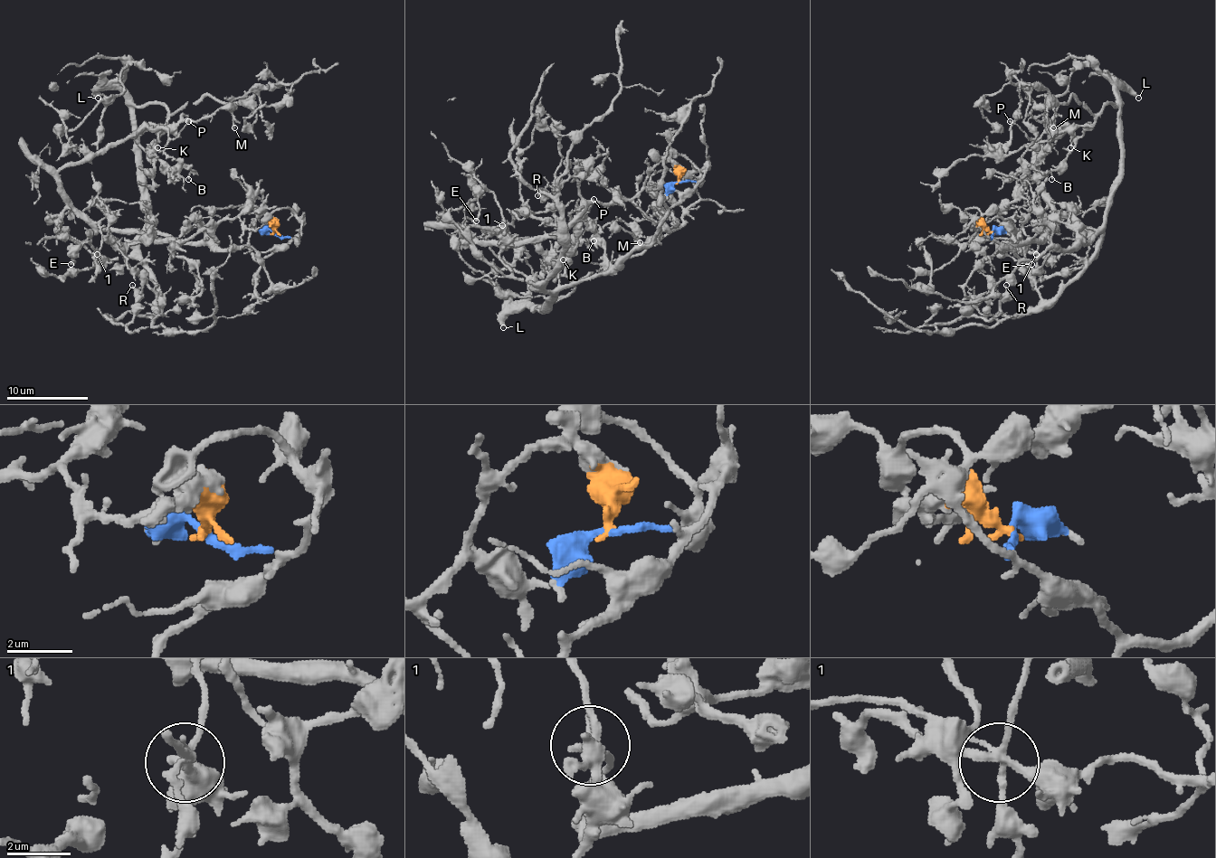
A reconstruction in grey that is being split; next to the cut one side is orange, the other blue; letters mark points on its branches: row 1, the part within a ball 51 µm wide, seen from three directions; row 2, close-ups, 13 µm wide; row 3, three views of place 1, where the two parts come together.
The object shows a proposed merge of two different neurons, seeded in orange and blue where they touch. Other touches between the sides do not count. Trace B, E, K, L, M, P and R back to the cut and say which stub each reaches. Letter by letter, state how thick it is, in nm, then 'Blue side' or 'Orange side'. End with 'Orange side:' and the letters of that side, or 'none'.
B: Thickness 140 nm. Orange side
E: Thickness 220 nm. Blue side
K: Thickness 130 nm. Blue side
L: Thickness 240 nm. Blue side
M: Thickness 170 nm. Orange side
P: Thickness 170 nm. Orange side
R: Thickness 240 nm. Blue side
Orange side: B, M, P

